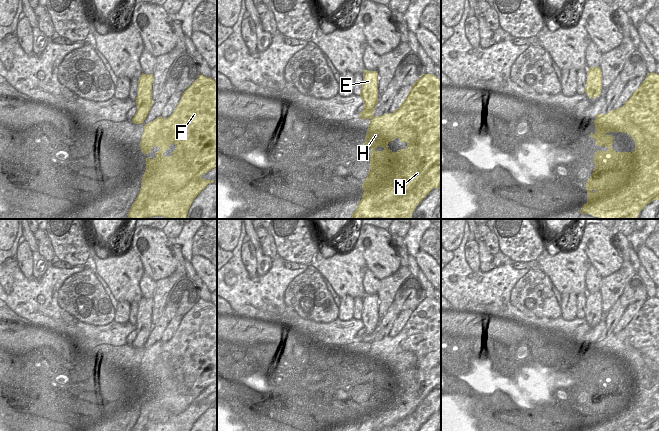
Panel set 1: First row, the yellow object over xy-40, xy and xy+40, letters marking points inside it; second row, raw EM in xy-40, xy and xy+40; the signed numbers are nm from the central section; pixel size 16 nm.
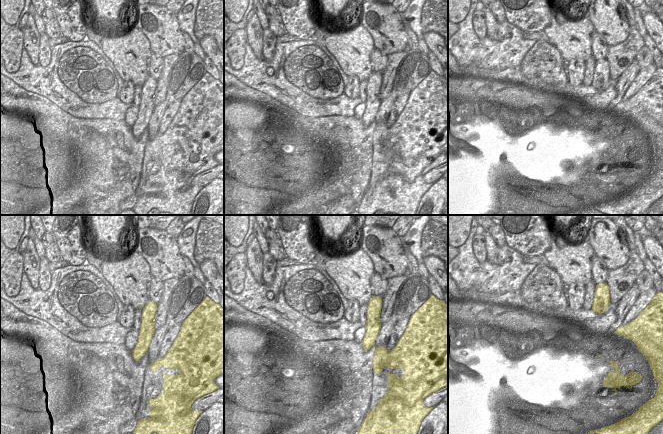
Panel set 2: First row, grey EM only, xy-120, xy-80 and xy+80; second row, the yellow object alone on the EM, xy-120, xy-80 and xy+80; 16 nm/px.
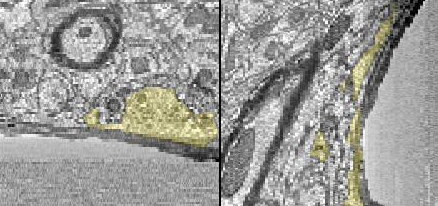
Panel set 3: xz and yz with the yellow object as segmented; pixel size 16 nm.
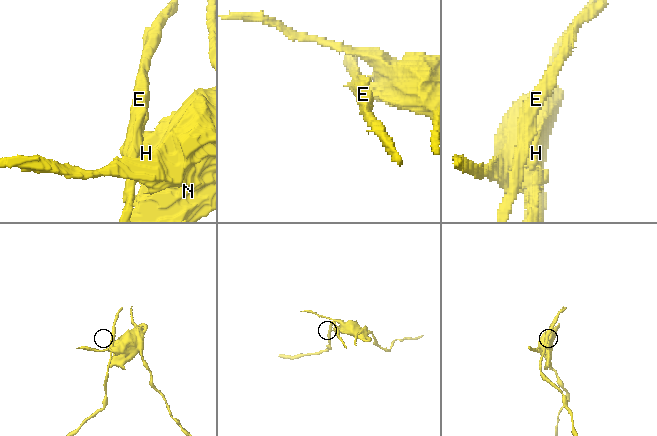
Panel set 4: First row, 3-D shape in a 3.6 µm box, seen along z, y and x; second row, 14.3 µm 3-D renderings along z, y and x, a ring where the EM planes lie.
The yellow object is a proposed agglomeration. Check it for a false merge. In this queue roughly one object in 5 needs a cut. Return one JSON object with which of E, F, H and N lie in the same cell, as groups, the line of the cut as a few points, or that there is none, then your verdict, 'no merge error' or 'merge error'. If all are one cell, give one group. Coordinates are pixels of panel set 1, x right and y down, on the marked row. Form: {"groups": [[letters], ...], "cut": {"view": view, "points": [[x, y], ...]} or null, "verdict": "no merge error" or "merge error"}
{"groups": [["E"], ["F", "H", "N"]], "cut": {"view": "xy", "points": [[374, 117], [371, 119]]}, "verdict": "merge error"}

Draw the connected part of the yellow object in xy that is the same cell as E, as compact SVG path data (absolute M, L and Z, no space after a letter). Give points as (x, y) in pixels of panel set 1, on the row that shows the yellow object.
M364 69L360 97L363 100L363 110L360 112L358 119L373 119L374 108L378 103L376 71L366 71Z

